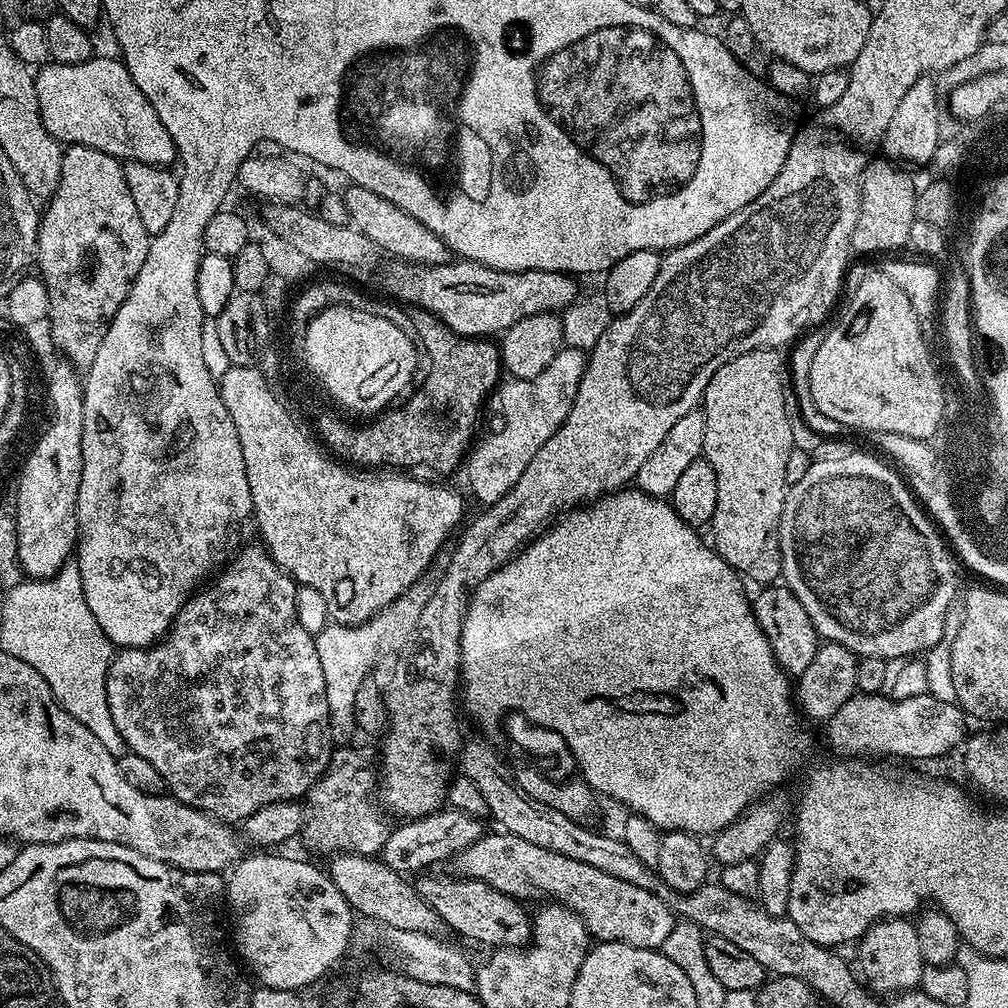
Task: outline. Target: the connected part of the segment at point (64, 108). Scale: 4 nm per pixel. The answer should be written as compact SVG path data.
M104 56L101 60L93 58L81 64L48 62L35 73L35 78L40 117L46 130L60 141L61 145L90 146L121 162L137 160L159 168L177 163L174 138L170 138L166 126L162 126L162 118L158 118L154 106L150 106L146 94L142 94L134 78L130 78L130 70L125 66L123 59L111 60L110 57Z

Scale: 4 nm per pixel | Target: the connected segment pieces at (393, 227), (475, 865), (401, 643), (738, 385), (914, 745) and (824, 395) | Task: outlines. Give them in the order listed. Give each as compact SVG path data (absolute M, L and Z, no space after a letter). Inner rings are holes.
M355 186L343 189L342 195L351 226L366 234L366 238L370 238L370 242L374 242L381 253L388 255L389 252L397 261L423 264L429 268L453 263L454 254L450 246L446 246L446 242L442 242L434 230L426 230L426 226L422 226L414 214L406 214L402 206L394 206L390 198L382 198L382 194L374 194L374 190L369 188Z
M496 830L493 836L481 836L478 842L455 857L454 864L460 867L461 877L486 882L494 890L502 890L502 894L515 900L564 905L584 919L589 937L596 942L622 942L660 950L678 921L662 898L642 890L642 886L630 886L630 882L622 882L622 878L614 878L614 874L542 850L542 846L534 846L534 842L526 842L526 838L518 838L503 830Z
M417 582L400 596L389 608L372 615L360 624L329 623L328 627L317 631L316 649L318 660L322 665L322 674L326 681L326 700L328 708L329 740L337 747L347 747L357 733L356 715L354 714L354 698L358 687L369 679L374 666L384 656L401 655L410 652L419 635L420 622L423 620L422 610L426 610L426 602L430 602L433 585Z
M759 348L750 350L734 362L726 362L710 378L702 397L702 411L706 418L706 442L704 443L703 459L714 466L714 478L718 478L718 506L714 506L714 518L710 525L710 543L716 549L716 553L725 560L725 562L740 573L745 581L753 580L756 586L771 586L781 579L784 567L782 566L782 550L780 549L780 523L782 522L782 510L784 509L784 500L788 496L789 485L786 482L786 461L790 459L790 450L794 446L794 435L792 432L793 419L784 420L784 404L780 404L780 372L787 372L789 368L780 368L780 364L786 360L783 351L774 348Z
M881 694L851 696L846 706L827 720L828 736L844 758L864 758L867 752L876 756L905 756L908 760L932 760L935 756L944 756L965 743L966 716L960 705L951 699L932 695L902 700Z
M880 270L869 271L868 276L863 279L862 286L858 290L854 290L847 297L848 305L844 308L844 313L840 316L840 321L825 331L825 342L818 349L818 354L811 365L810 371L810 393L814 398L814 406L818 406L818 410L827 418L832 418L834 422L838 422L846 430L857 428L860 432L873 434L876 432L885 431L889 434L894 434L899 438L903 438L908 442L928 442L940 432L944 424L944 404L943 394L945 385L942 383L941 373L936 373L936 368L932 365L932 356L928 353L929 341L924 338L923 331L920 328L921 318L910 304L909 298L906 296L906 291L898 286L893 279L888 278L886 274Z

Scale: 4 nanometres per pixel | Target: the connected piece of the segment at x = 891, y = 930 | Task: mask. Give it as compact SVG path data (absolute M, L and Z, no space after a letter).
M889 918L878 921L866 935L860 937L858 947L860 947L858 972L863 983L873 993L888 998L898 992L919 989L922 970L926 965L918 942L918 930L911 919Z

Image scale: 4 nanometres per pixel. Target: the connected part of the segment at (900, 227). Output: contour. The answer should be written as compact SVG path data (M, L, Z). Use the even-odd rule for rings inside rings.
M873 158L869 160L868 165L864 168L864 172L860 175L860 213L858 214L858 222L854 226L854 234L852 235L852 251L859 252L888 252L884 254L892 254L895 248L900 248L903 244L907 245L912 238L912 223L916 221L916 193L918 184L912 181L911 171L905 170L903 167L897 166L893 161L887 158Z

